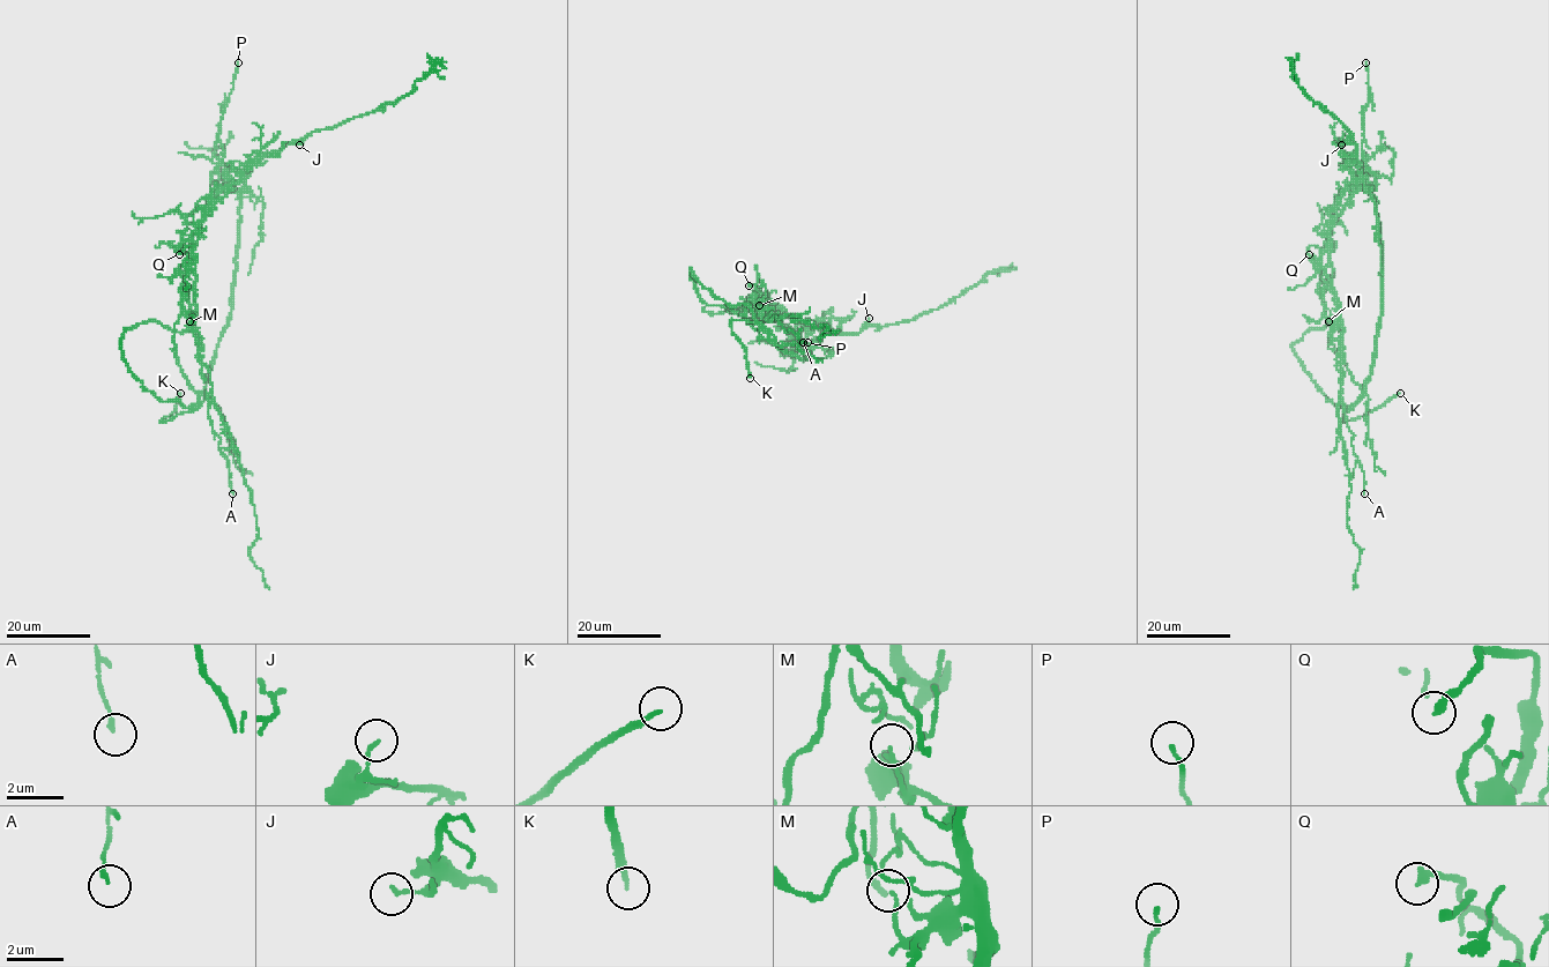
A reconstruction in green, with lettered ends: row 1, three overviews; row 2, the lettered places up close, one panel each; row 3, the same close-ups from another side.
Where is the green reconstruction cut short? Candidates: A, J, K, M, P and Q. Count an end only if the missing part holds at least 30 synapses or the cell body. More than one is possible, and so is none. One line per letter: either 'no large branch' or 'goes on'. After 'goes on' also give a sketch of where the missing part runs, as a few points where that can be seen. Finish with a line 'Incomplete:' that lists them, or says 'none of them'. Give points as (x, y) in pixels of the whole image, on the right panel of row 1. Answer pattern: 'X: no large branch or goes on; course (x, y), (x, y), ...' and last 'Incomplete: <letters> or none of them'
A: no large branch
J: no large branch
K: goes on; course (1400, 393), (1424, 381), (1437, 369), (1439, 348), (1423, 324), (1395, 260), (1371, 228), (1372, 218)
M: no large branch
P: no large branch
Q: no large branch
Incomplete: K

